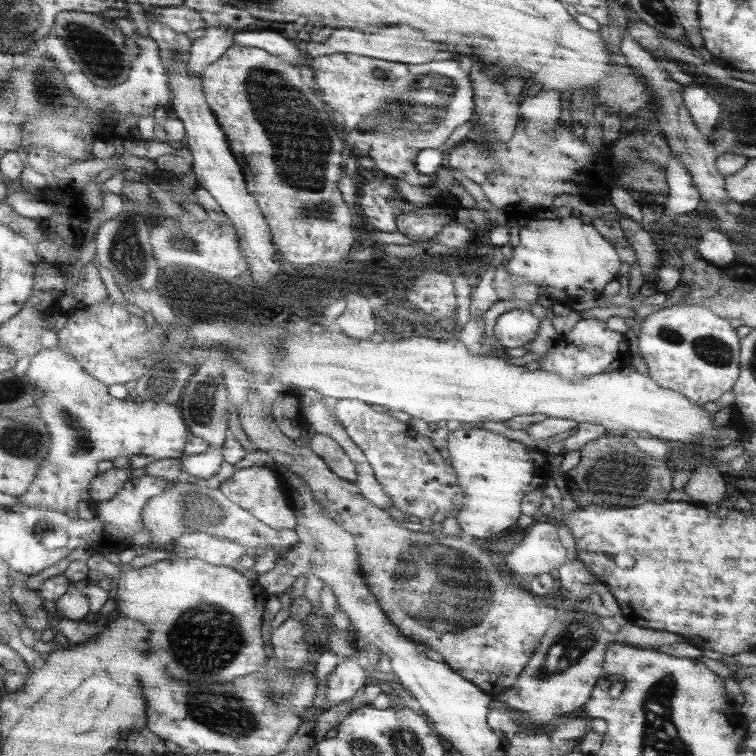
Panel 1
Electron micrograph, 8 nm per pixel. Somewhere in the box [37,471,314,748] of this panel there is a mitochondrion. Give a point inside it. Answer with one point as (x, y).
(200, 639)

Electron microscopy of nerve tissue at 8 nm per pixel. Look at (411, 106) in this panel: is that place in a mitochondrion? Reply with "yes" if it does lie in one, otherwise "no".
yes

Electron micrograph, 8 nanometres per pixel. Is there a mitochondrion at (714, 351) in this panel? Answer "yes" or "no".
yes

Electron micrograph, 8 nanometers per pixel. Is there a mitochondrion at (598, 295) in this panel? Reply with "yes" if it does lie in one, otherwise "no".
no

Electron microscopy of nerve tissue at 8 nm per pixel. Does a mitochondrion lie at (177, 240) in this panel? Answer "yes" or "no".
yes

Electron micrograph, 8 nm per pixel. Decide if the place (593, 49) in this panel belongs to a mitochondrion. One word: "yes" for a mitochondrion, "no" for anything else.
no

